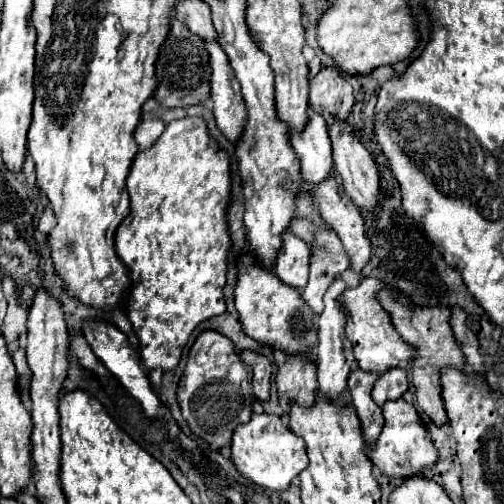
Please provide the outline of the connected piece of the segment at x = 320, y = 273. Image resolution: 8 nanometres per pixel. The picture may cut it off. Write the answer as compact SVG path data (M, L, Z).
M316 229L314 241L316 243L310 257L310 281L304 287L302 297L316 313L320 313L324 309L324 293L328 291L336 275L350 267L350 259L334 229Z

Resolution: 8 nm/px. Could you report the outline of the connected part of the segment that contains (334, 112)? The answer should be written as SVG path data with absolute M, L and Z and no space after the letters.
M322 67L310 81L310 109L328 113L336 119L348 119L354 95L352 85L336 67Z

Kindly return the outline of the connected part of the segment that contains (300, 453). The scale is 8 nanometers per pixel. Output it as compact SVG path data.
M252 415L252 421L240 425L232 437L232 461L242 477L252 481L258 487L270 491L286 491L292 479L308 467L308 457L304 441L292 435L276 415Z

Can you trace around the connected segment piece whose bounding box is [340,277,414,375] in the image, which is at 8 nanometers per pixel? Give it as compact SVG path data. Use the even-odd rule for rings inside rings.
M364 277L358 287L344 289L344 293L340 295L340 303L348 315L344 333L352 343L358 367L364 371L370 371L370 373L378 373L378 375L382 375L384 371L388 371L392 367L406 365L414 357L412 347L396 333L396 329L390 323L390 315L382 309L382 305L378 305L378 301L374 297L382 285L384 283L374 277Z

